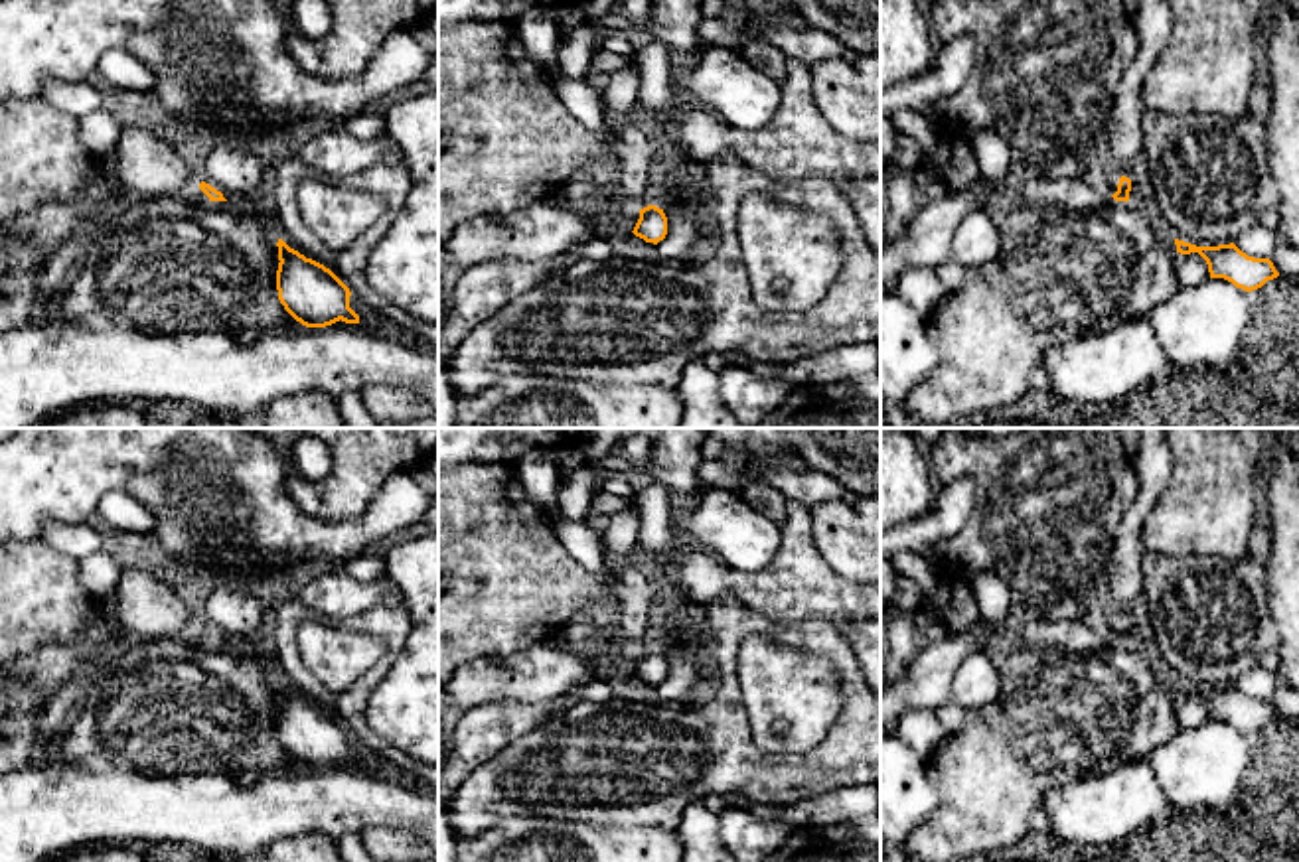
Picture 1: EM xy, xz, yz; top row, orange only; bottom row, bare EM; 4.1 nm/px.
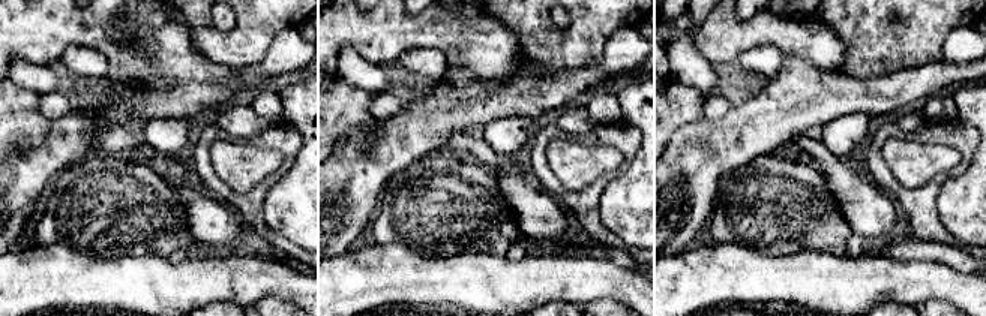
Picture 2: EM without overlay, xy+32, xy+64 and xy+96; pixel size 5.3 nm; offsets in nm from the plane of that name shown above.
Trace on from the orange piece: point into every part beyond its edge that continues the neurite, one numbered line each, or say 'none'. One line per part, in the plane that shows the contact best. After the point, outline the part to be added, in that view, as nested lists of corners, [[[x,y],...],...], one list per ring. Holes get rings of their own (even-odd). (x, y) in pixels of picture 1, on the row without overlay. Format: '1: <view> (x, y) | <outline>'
1: yz (1108, 616) | [[[1100,602],[1098,613],[1096,613],[1096,623],[1104,629],[1104,633],[1111,639],[1117,633],[1119,619],[1125,617],[1123,610]]]

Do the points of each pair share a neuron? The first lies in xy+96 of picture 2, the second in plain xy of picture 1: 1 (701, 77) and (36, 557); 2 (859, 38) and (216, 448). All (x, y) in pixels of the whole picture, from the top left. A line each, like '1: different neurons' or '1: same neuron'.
1: different neurons
2: different neurons

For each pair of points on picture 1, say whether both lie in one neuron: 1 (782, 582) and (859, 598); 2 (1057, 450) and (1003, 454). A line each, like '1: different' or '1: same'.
1: same
2: same

